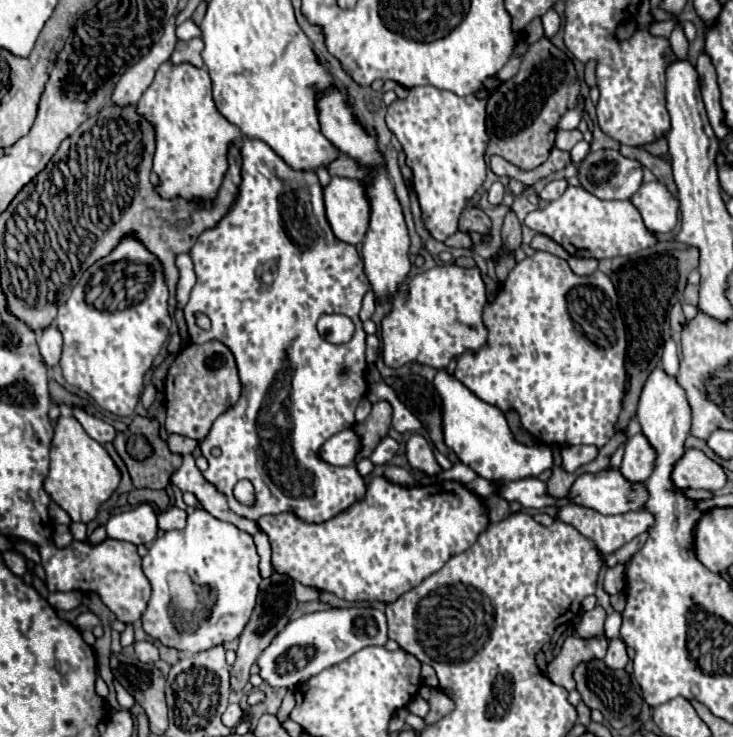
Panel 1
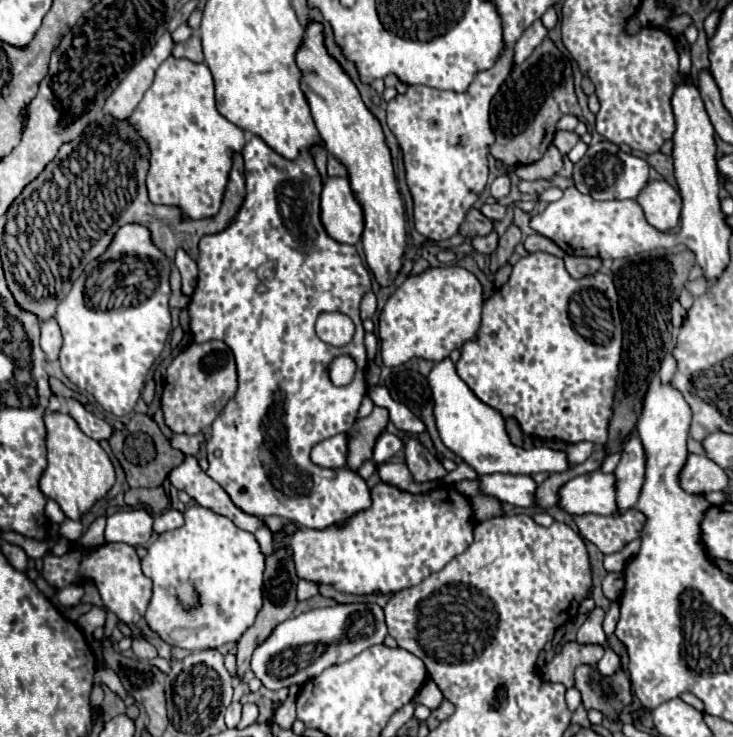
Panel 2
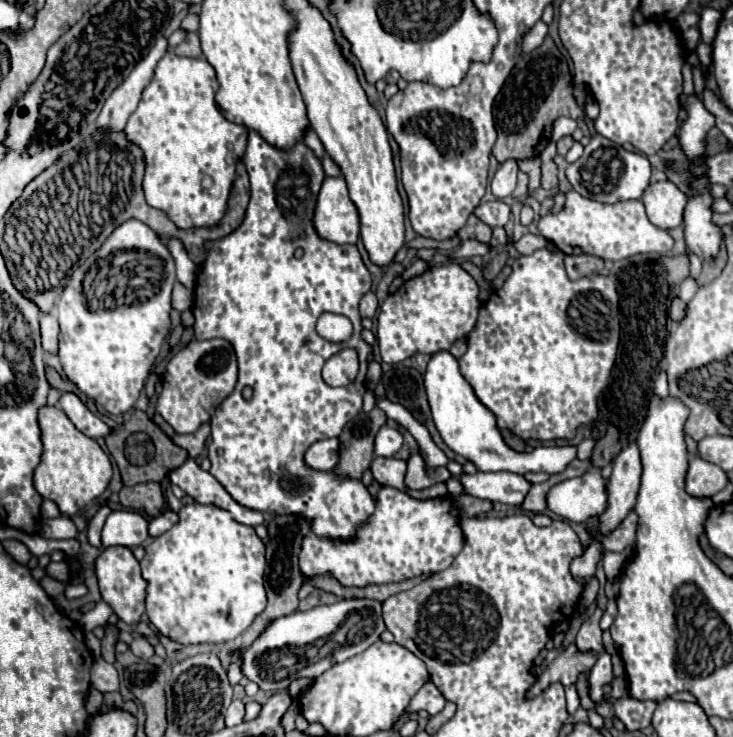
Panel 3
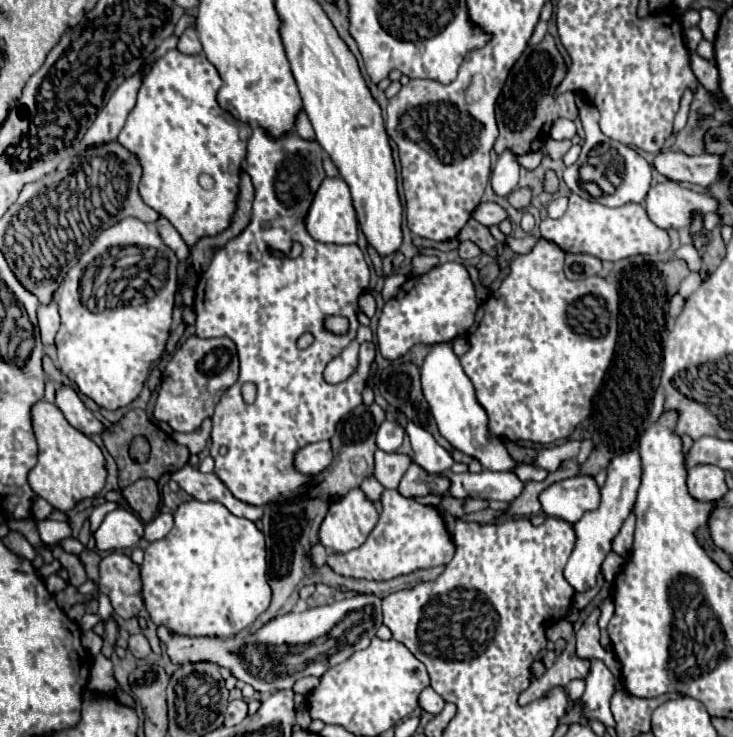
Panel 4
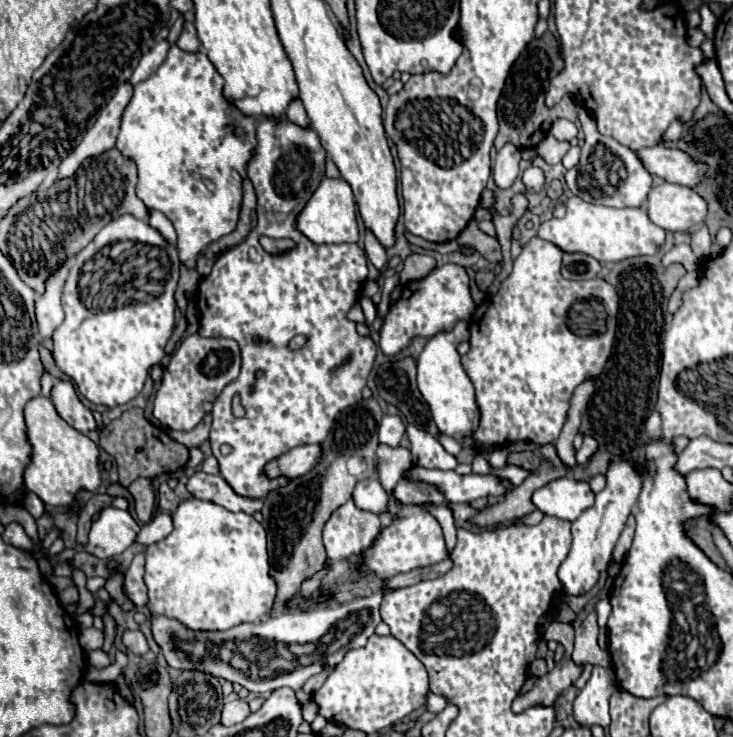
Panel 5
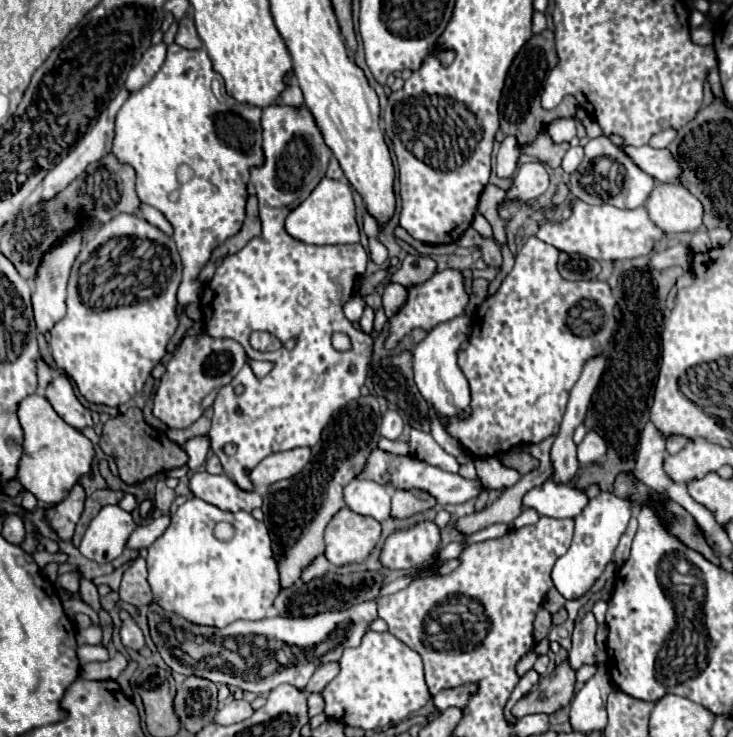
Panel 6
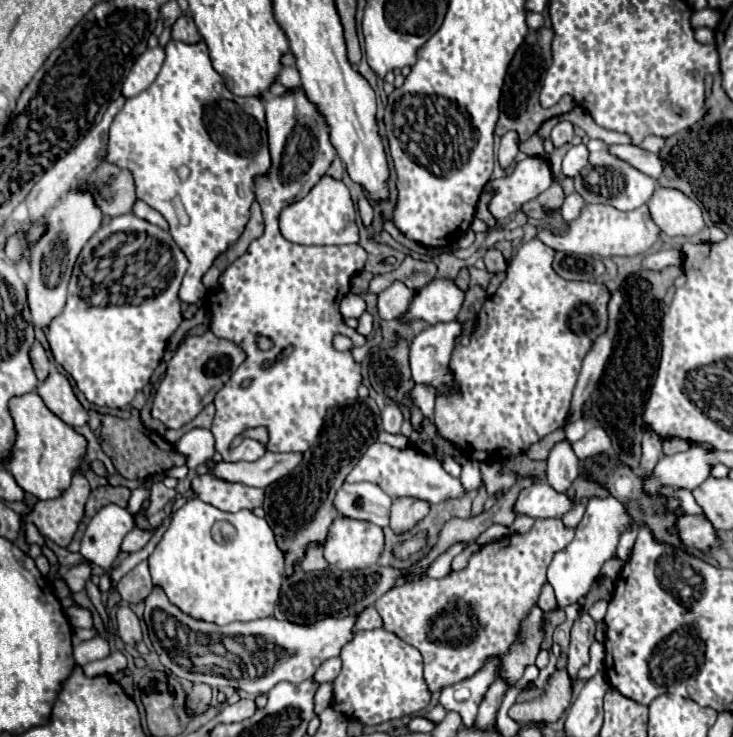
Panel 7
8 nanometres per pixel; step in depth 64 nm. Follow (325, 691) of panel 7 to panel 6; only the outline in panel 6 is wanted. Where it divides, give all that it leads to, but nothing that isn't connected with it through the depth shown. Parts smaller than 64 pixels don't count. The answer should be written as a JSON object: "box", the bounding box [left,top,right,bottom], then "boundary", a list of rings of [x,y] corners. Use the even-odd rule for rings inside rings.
{"box":[308,692,324,718],"boundary":[[[314,692],[310,698],[308,698],[308,714],[310,718],[324,712],[324,698],[322,698],[322,692]]]}

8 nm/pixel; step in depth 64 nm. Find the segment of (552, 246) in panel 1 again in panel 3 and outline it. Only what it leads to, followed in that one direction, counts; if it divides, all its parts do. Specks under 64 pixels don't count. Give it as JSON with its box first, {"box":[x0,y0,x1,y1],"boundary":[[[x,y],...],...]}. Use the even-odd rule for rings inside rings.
{"box":[512,234,550,254],"boundary":[[[524,234],[520,240],[512,242],[512,246],[520,252],[520,254],[532,254],[534,250],[538,248],[544,248],[548,246],[550,242],[544,238],[544,236],[534,236],[534,234]]]}

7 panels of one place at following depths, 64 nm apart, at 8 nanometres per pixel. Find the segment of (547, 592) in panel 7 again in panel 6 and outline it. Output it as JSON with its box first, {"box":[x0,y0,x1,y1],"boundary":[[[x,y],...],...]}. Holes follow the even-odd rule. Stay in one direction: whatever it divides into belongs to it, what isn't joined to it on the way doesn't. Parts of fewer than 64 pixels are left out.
{"box":[542,588,566,614],"boundary":[[[550,588],[542,606],[544,606],[550,614],[554,614],[554,612],[558,612],[558,610],[564,606],[564,602],[566,602],[566,600],[556,592],[556,588]]]}

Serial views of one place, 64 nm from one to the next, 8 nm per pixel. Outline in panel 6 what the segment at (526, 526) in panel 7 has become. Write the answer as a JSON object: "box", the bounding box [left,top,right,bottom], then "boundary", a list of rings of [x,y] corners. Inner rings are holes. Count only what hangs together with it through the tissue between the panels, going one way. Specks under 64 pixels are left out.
{"box":[510,508,540,530],"boundary":[[[526,508],[526,510],[522,510],[522,514],[510,524],[510,530],[518,530],[518,528],[522,528],[522,526],[528,526],[528,524],[536,524],[536,520],[538,520],[540,516],[536,514],[536,512],[532,512],[530,508]]]}

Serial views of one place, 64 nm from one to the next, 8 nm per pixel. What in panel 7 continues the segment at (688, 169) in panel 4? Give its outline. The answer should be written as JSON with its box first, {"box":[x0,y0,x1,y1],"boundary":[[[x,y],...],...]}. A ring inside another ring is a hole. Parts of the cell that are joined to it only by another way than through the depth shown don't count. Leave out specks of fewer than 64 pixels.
{"box":[608,144,662,178],"boundary":[[[612,144],[612,146],[608,146],[608,152],[610,152],[612,156],[616,156],[616,158],[628,162],[628,164],[634,166],[636,170],[652,176],[652,178],[658,178],[660,172],[662,172],[662,160],[658,158],[658,154],[640,150],[640,148],[634,146],[634,144],[628,144],[628,146]]]}

